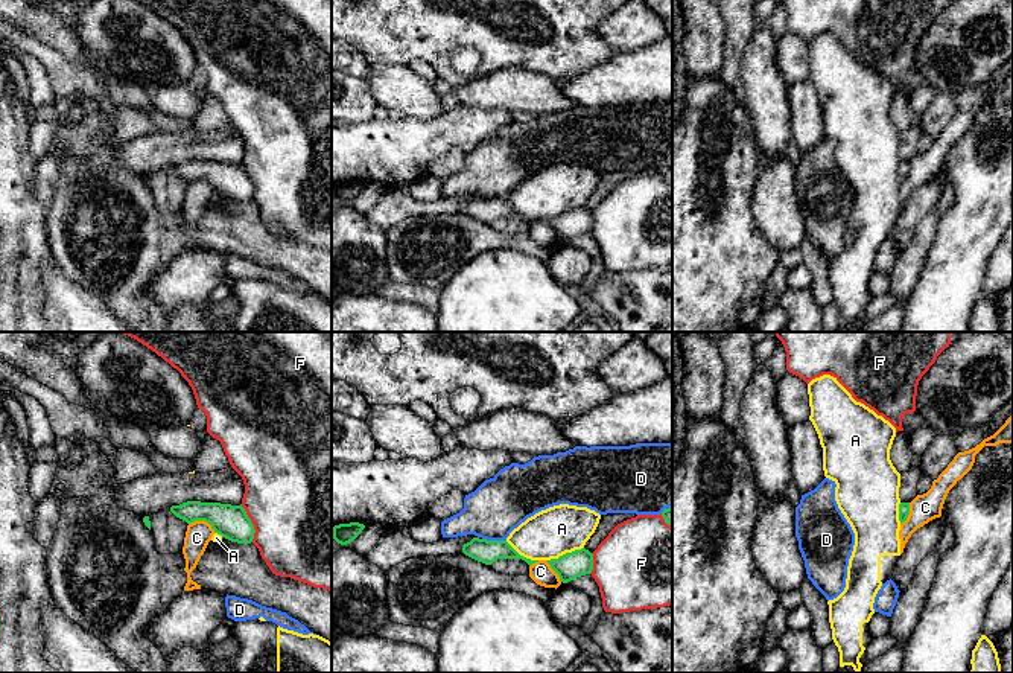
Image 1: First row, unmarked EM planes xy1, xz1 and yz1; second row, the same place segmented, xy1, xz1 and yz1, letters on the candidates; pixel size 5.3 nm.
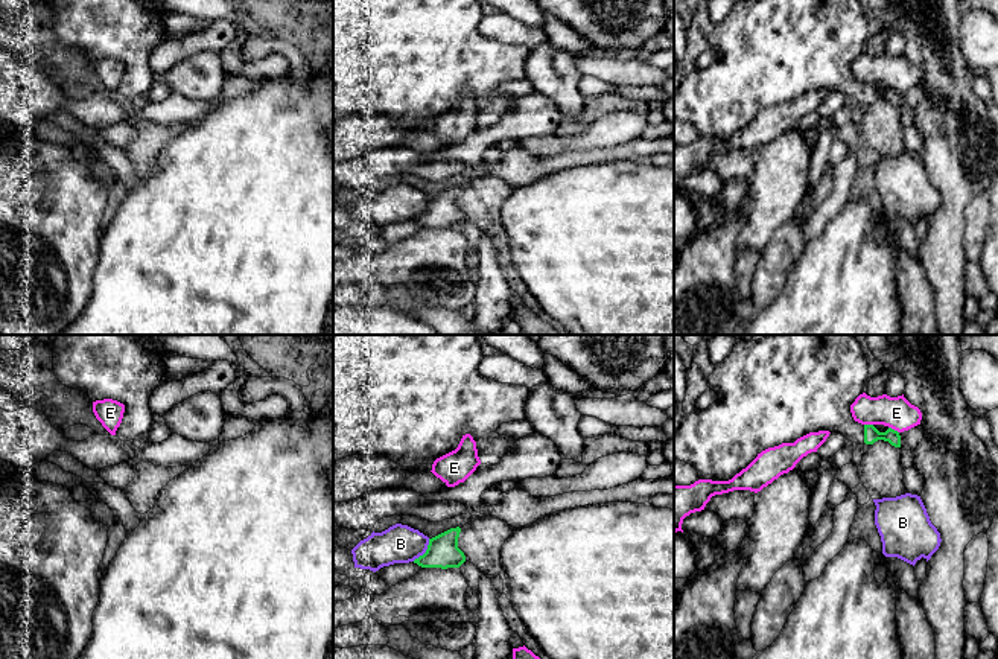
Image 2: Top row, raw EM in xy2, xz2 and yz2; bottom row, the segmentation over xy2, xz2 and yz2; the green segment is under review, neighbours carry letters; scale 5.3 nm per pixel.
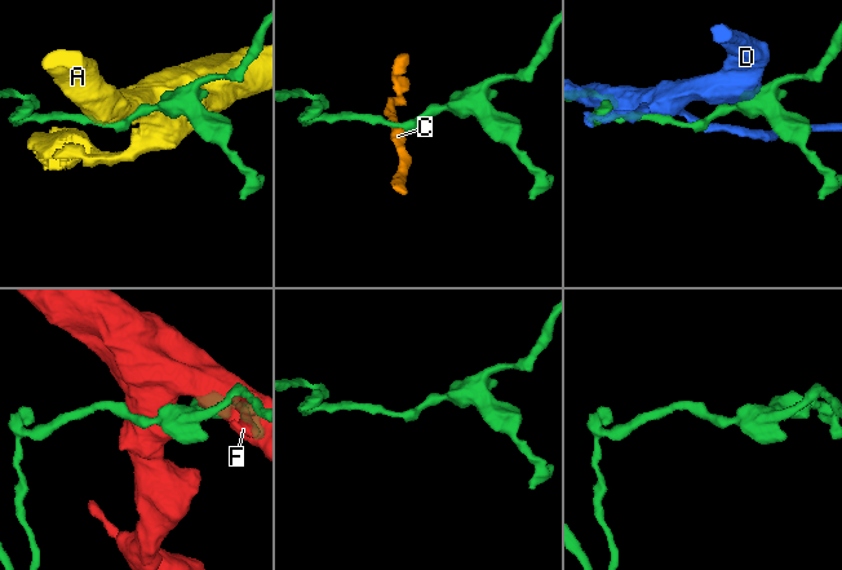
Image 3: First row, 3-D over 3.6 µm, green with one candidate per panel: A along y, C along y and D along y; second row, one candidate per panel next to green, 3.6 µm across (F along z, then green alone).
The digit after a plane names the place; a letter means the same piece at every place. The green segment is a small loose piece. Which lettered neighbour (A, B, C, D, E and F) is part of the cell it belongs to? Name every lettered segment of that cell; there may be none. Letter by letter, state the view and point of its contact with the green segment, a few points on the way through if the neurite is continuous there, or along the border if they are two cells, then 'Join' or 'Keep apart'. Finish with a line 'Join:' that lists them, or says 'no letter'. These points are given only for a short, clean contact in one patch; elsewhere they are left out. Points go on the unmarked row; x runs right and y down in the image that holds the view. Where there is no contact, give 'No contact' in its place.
A: Touches green at xz1 (566, 212). Keep apart
B: Touches green at xz2 (426, 210). Keep apart
C: Touches green at xy1 (203, 178). Boundary: xy1 (189, 181), (206, 180), (215, 191). Keep apart
D: Touches green at xz1 (495, 200). Keep apart
E: Touches green at yz2 (893, 89). Boundary: yz2 (889, 85), (898, 92). Keep apart
F: Touches green at xy1 (251, 181). Keep apart
Join: no letter

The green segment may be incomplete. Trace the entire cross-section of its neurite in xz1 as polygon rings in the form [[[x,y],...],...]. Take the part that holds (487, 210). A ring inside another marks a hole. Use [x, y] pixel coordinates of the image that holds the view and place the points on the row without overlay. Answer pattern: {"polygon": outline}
{"polygon": [[[473,196],[470,201],[462,204],[462,212],[485,224],[491,224],[497,218],[522,218],[529,225],[538,221],[520,215],[506,199],[487,199]]]}

